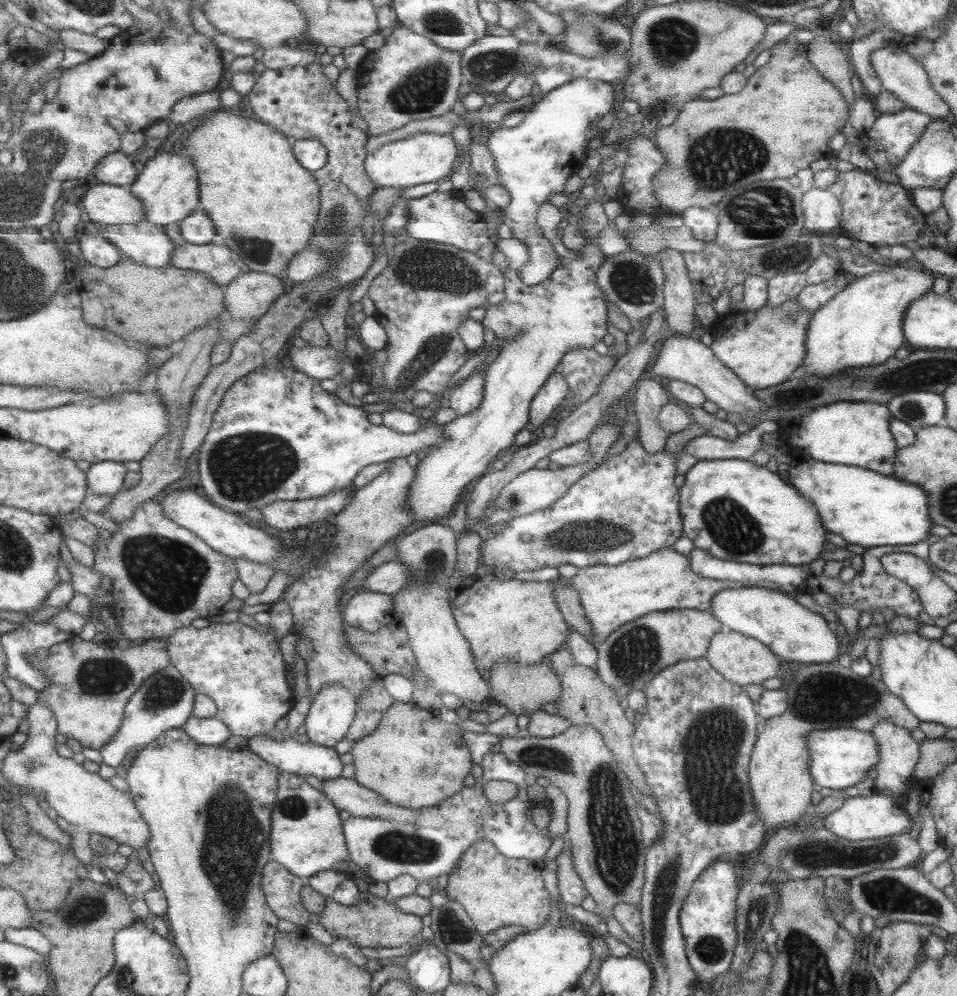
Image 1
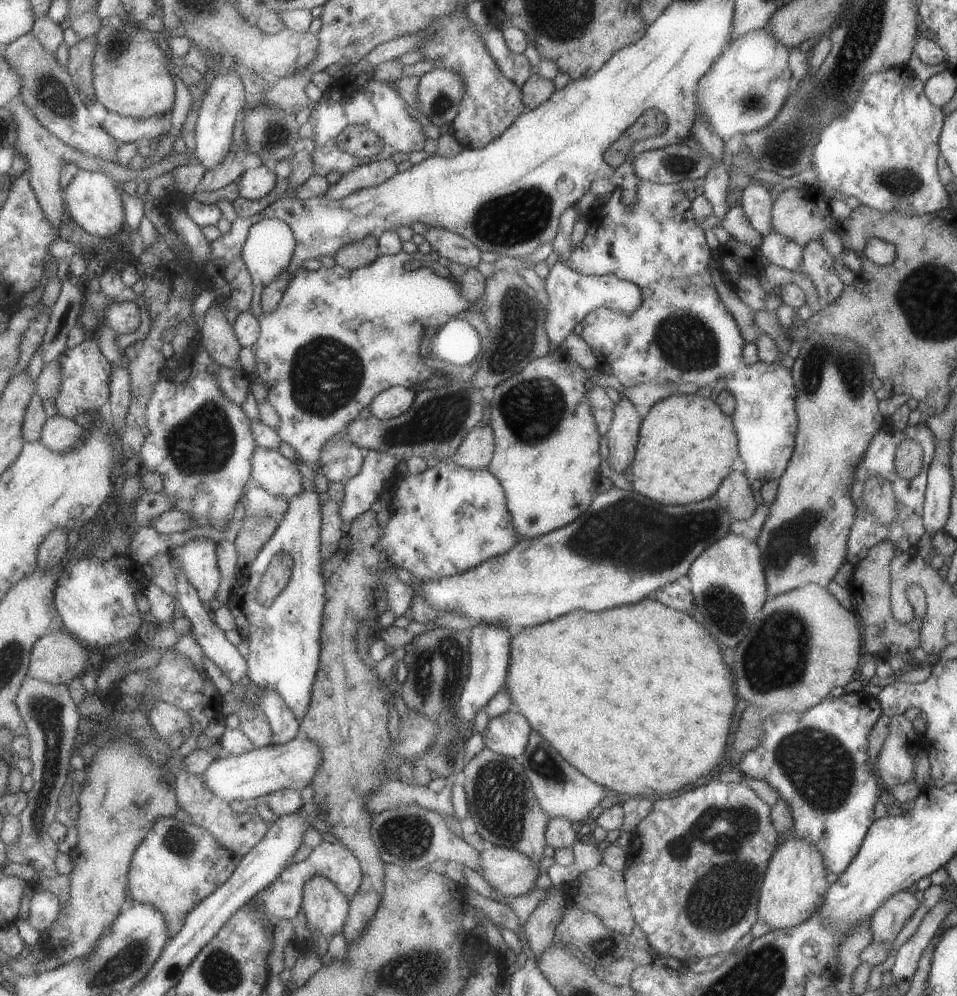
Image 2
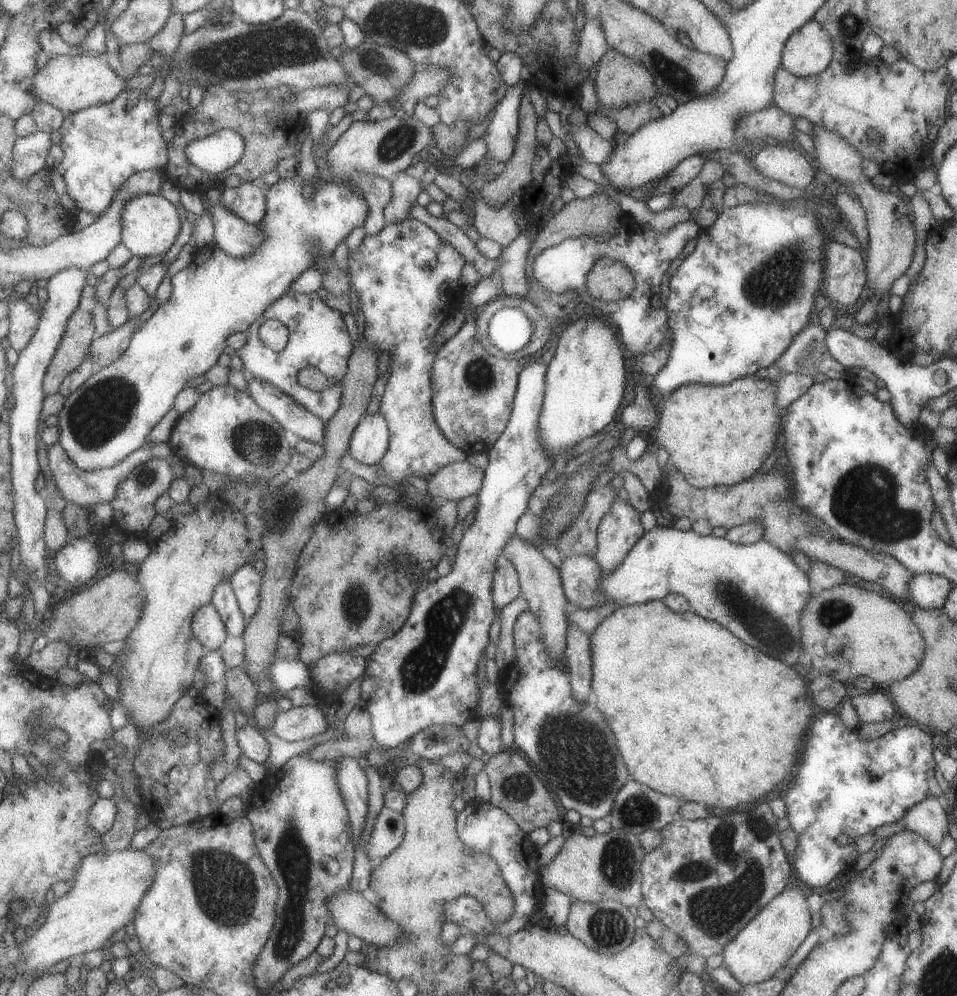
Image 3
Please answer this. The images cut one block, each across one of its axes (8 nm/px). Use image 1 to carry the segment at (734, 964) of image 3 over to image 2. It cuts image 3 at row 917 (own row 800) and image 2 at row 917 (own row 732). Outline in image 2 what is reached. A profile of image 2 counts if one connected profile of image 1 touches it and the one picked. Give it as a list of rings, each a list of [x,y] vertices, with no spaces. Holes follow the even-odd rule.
[[[795,837],[787,840],[773,851],[769,859],[758,896],[758,918],[767,924],[770,930],[788,929],[806,921],[807,917],[811,916],[811,913],[814,913],[823,902],[824,892],[829,886],[827,880],[825,880],[827,873],[819,851],[812,844]]]

